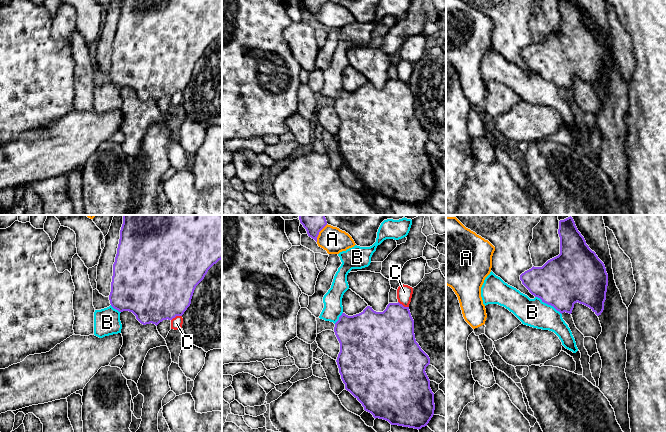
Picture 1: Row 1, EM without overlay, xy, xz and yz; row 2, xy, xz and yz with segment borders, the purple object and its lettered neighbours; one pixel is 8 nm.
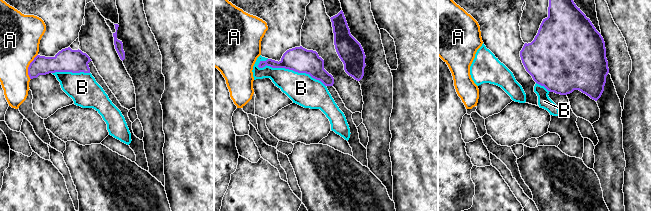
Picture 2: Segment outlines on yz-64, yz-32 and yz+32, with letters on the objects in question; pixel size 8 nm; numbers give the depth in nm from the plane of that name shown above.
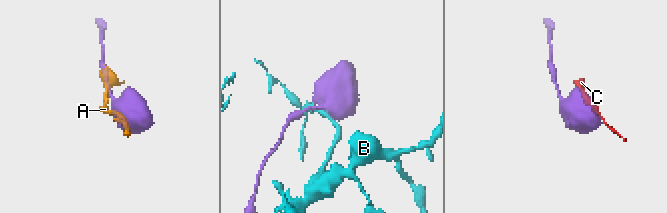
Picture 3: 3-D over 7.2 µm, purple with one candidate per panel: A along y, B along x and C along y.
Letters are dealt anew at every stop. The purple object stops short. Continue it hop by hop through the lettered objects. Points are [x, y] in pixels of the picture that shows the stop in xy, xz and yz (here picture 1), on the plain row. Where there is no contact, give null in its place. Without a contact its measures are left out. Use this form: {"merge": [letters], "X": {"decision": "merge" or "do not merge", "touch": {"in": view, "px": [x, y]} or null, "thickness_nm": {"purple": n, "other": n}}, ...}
{"merge": [], "A": {"decision": "do not merge", "touch": {"in": "xz", "px": [318, 9]}, "thickness_nm": {"purple": 100, "other": 200}}, "B": {"decision": "do not merge", "touch": {"in": "yz", "px": [548, 80]}, "thickness_nm": {"purple": 400, "other": 220}}, "C": {"decision": "do not merge", "touch": {"in": "xy", "px": [176, 91]}, "thickness_nm": {"purple": 500, "other": 90}}}

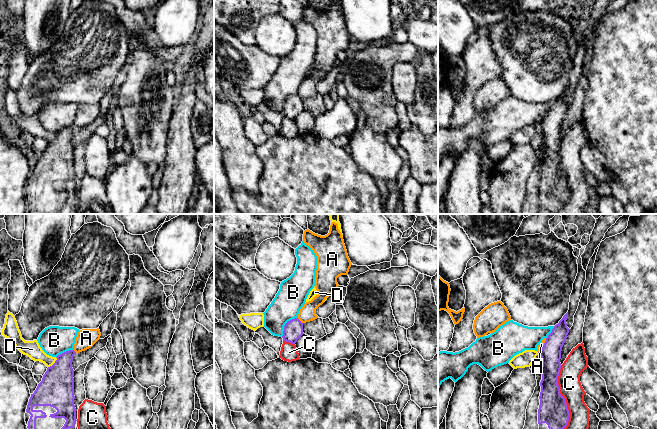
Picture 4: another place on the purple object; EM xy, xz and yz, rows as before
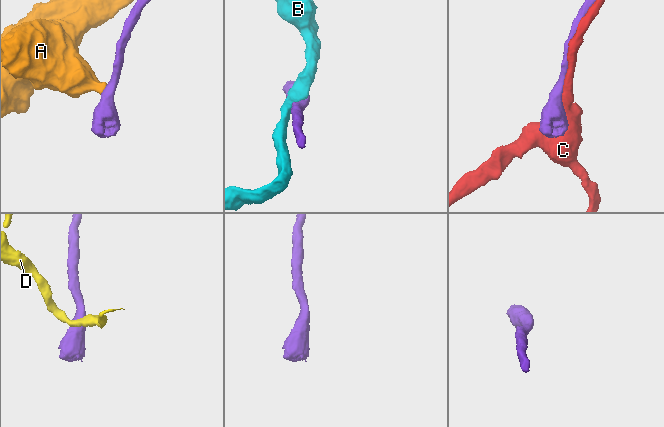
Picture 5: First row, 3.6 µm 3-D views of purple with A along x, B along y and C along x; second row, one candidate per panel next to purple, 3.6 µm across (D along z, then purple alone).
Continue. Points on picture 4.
{"merge": [], "A": {"decision": "do not merge", "touch": {"in": "xz", "px": [300, 97]}, "thickness_nm": {"purple": 160, "other": 140}}, "B": {"decision": "do not merge", "touch": {"in": "xz", "px": [285, 100]}, "thickness_nm": {"purple": 160, "other": 240}}, "C": {"decision": "do not merge", "touch": {"in": "yz", "px": [564, 174]}, "thickness_nm": {"purple": 240, "other": 180}}, "D": {"decision": "do not merge", "touch": {"in": "xy", "px": [54, 139]}, "thickness_nm": {"purple": 280, "other": 140}}}

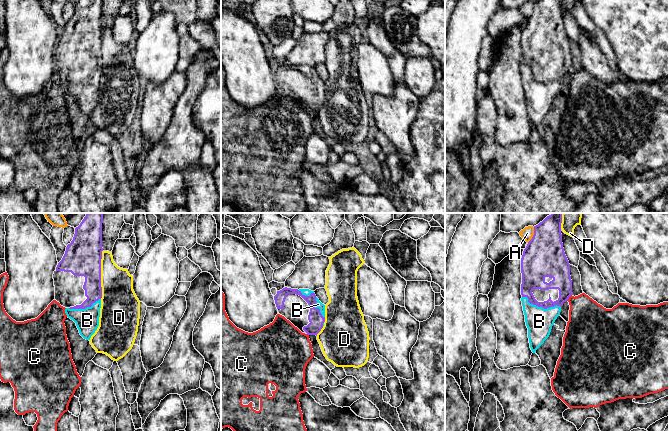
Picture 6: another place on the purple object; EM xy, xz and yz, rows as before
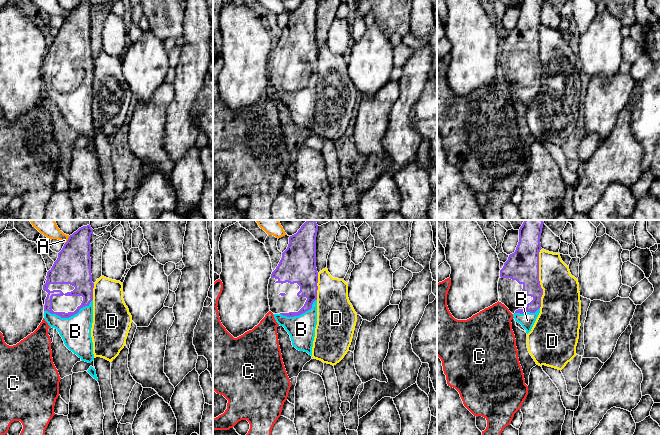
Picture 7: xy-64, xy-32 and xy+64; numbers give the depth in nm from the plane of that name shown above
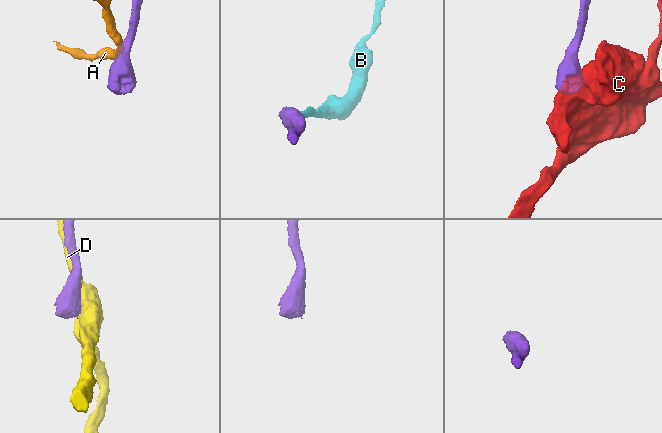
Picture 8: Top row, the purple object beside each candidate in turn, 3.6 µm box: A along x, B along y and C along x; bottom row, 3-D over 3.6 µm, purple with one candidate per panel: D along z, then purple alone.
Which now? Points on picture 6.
{"merge": ["B"], "A": {"decision": "do not merge", "touch": {"in": "yz", "px": [533, 11]}, "thickness_nm": {"purple": 320, "other": 100}}, "B": {"decision": "merge", "touch": {"in": "yz", "px": [540, 82]}, "thickness_nm": {"purple": 190, "other": 220}}, "C": {"decision": "do not merge", "touch": {"in": "yz", "px": [569, 72]}, "thickness_nm": {"purple": 190, "other": 320}}, "D": {"decision": "do not merge", "touch": {"in": "xy", "px": [100, 50]}, "thickness_nm": {"purple": 300, "other": 280}}}

